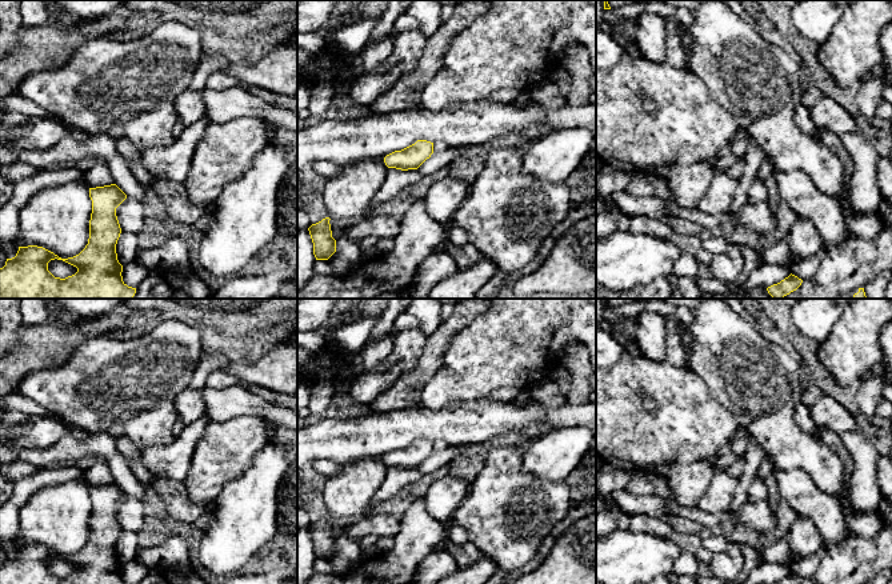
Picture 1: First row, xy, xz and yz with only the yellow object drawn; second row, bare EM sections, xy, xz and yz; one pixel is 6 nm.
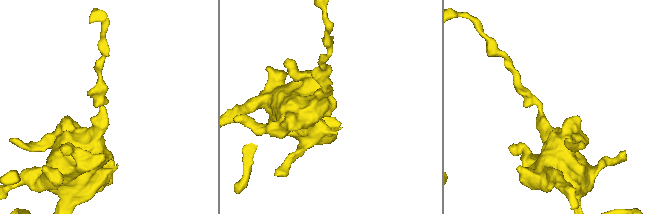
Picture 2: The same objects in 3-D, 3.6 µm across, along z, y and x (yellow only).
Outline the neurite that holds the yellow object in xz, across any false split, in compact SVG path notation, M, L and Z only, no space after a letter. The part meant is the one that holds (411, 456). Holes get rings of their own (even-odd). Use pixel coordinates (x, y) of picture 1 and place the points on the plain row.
M417 439L415 443L395 449L384 456L388 467L401 469L417 468L433 452L433 441L427 439Z

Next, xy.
M111 483L89 487L89 496L89 537L79 553L61 557L43 545L19 545L16 555L0 567L0 584L127 584L116 552L121 532L116 507L127 493ZM55 557L76 565L77 571L65 577L55 576L48 569L48 561Z

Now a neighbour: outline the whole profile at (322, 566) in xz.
M316 559L313 563L313 571L319 575L335 575L333 568L327 559Z

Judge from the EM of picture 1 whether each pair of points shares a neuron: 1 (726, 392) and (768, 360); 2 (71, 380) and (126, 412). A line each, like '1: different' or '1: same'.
1: same
2: same

